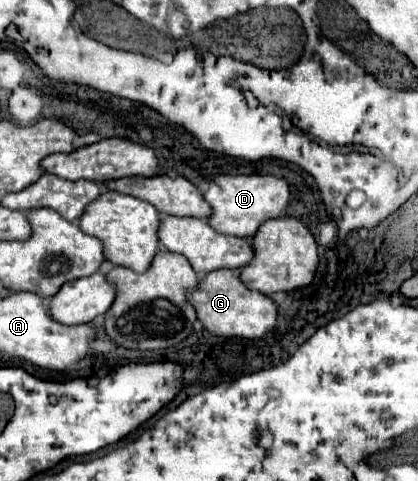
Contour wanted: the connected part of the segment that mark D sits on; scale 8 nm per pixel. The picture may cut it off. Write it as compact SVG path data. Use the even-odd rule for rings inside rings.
M221 174L209 182L209 190L203 192L203 198L209 202L213 214L209 216L209 226L219 234L251 238L259 224L271 218L277 218L285 212L289 202L289 186L283 178L275 176L229 176Z

